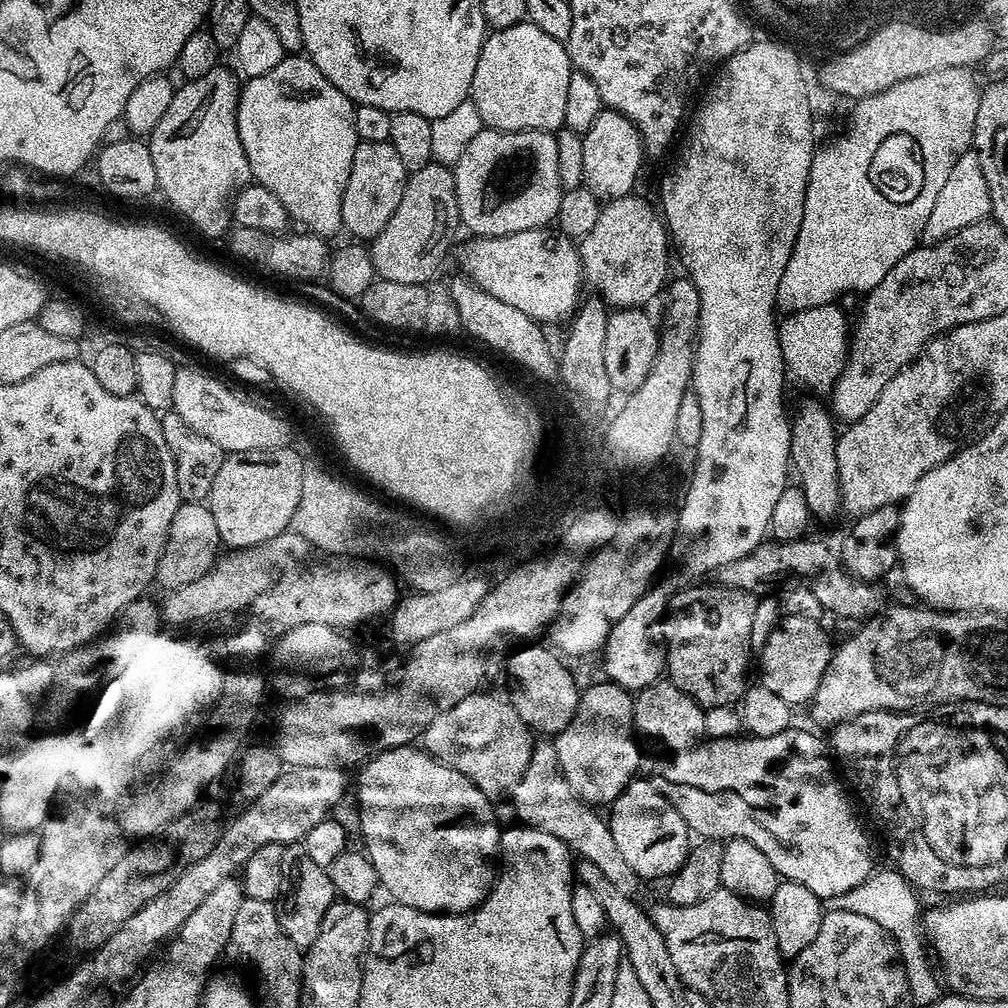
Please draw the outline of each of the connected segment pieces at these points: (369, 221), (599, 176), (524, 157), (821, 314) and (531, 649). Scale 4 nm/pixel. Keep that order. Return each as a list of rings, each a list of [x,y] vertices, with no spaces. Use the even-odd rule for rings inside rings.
[[[359,141],[354,150],[354,162],[350,166],[350,178],[342,194],[343,231],[348,231],[352,235],[349,237],[357,241],[371,241],[386,226],[386,222],[394,218],[398,202],[402,202],[404,185],[407,184],[409,175],[392,144]]]
[[[604,110],[588,132],[583,133],[583,138],[583,187],[589,188],[602,202],[629,195],[635,189],[632,187],[640,176],[640,167],[646,161],[640,131],[621,112]]]
[[[483,127],[481,131],[471,139],[470,144],[466,146],[463,150],[461,157],[458,158],[456,163],[454,163],[454,175],[456,177],[456,197],[458,198],[458,210],[460,211],[460,223],[466,229],[469,228],[469,233],[472,236],[509,236],[510,234],[518,234],[522,230],[534,230],[535,228],[548,228],[549,225],[553,223],[558,214],[558,206],[562,202],[565,191],[564,187],[560,185],[560,179],[558,178],[558,142],[556,141],[555,135],[550,132],[499,132],[497,128],[485,128]]]
[[[839,303],[814,306],[810,310],[785,315],[778,324],[787,375],[816,392],[827,393],[831,389],[848,358],[850,320],[844,317],[840,307]]]
[[[534,645],[519,647],[509,655],[508,700],[531,730],[539,735],[555,736],[566,728],[570,718],[576,713],[580,686],[577,686],[573,674],[564,666],[565,661],[553,649]]]

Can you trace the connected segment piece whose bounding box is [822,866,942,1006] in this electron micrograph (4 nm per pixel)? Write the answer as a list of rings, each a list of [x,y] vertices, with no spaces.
[[[887,867],[881,872],[880,869],[873,871],[872,875],[867,876],[861,884],[854,886],[846,894],[838,894],[823,900],[824,911],[850,910],[854,914],[862,914],[865,918],[878,922],[878,926],[882,926],[882,930],[886,930],[886,934],[890,934],[898,946],[913,1005],[931,1006],[942,995],[942,980],[934,971],[934,960],[924,939],[922,907],[920,908],[919,900],[921,897],[901,872],[896,871],[895,867]]]

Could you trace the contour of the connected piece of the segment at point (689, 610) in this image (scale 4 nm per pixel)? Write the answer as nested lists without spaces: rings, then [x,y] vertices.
[[[715,587],[716,588],[692,588],[689,592],[678,593],[677,596],[675,593],[674,604],[677,604],[680,609],[678,609],[673,616],[671,613],[671,615],[663,621],[667,679],[671,680],[674,686],[678,686],[678,690],[682,690],[686,694],[690,694],[694,697],[700,703],[700,707],[705,710],[713,708],[714,706],[735,705],[737,701],[739,701],[740,697],[744,695],[746,681],[749,679],[749,677],[747,678],[748,659],[753,659],[754,656],[752,647],[750,646],[750,622],[754,622],[754,610],[756,609],[757,597],[751,592],[744,592],[741,588]]]

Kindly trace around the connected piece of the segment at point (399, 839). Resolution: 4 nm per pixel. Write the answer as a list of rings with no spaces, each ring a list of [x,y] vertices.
[[[416,746],[402,748],[390,748],[387,752],[378,752],[363,765],[360,774],[360,785],[355,785],[354,800],[360,810],[360,836],[364,840],[368,861],[372,863],[376,871],[376,879],[381,889],[389,892],[391,899],[397,904],[405,904],[419,912],[435,912],[437,914],[459,914],[471,912],[488,896],[488,891],[495,885],[498,875],[498,857],[500,854],[500,833],[502,831],[496,823],[496,814],[493,801],[470,778],[458,774],[450,766],[446,766],[441,760],[434,760],[427,752]]]

